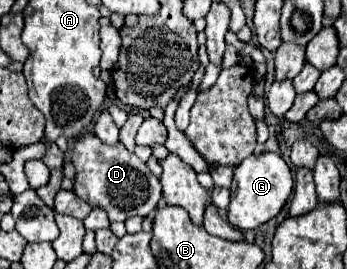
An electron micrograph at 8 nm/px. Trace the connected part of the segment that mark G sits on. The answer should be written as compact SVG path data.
M260 153L246 157L234 169L234 185L230 189L230 207L228 207L230 225L244 231L256 229L258 225L270 221L284 207L286 199L292 195L292 189L294 189L292 171L278 153Z

